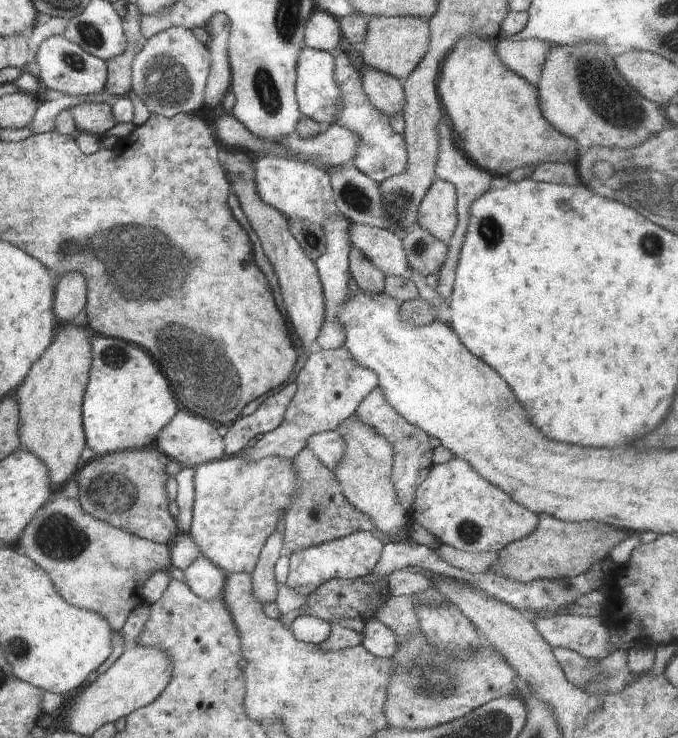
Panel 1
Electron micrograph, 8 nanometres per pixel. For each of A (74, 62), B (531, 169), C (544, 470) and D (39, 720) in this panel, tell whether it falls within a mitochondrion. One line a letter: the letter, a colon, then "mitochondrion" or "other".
A: mitochondrion
B: other
C: other
D: other

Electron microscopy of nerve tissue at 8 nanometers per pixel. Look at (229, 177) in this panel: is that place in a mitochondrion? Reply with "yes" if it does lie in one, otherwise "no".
no

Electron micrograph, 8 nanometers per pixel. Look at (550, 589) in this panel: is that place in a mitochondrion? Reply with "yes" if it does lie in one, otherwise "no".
yes

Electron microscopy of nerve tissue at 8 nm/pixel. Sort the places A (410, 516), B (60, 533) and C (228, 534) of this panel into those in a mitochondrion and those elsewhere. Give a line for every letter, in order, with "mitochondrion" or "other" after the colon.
A: other
B: mitochondrion
C: other

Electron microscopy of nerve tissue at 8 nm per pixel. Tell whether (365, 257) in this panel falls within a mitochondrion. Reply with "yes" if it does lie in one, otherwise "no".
no

